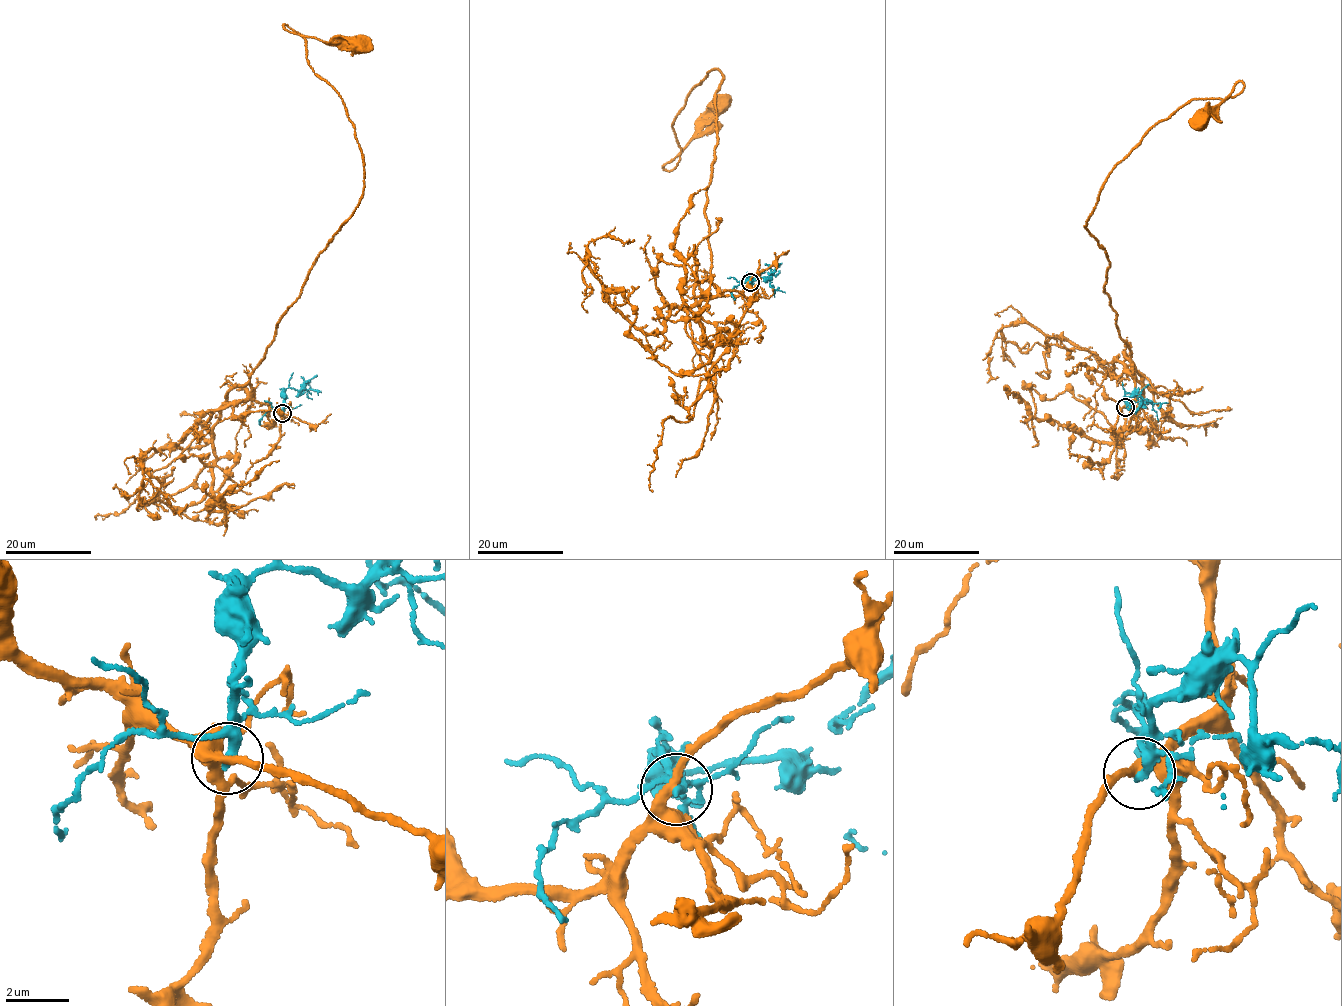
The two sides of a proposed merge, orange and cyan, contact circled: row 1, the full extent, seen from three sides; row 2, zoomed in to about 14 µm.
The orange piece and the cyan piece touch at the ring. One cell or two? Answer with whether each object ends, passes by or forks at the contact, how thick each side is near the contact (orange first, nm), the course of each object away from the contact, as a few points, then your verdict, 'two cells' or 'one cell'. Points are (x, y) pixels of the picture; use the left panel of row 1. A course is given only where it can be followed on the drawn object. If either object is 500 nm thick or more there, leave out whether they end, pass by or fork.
orange passes by; cyan passes by; 320 nm thick on the orange side, 240 nm on the other; orange runs (282, 414), (253, 398), (250, 373), (364, 180), (353, 124), (309, 66), (305, 40), (360, 45); cyan runs (282, 413), (287, 388), (297, 390), (304, 386), (301, 389), (311, 394); two cells

